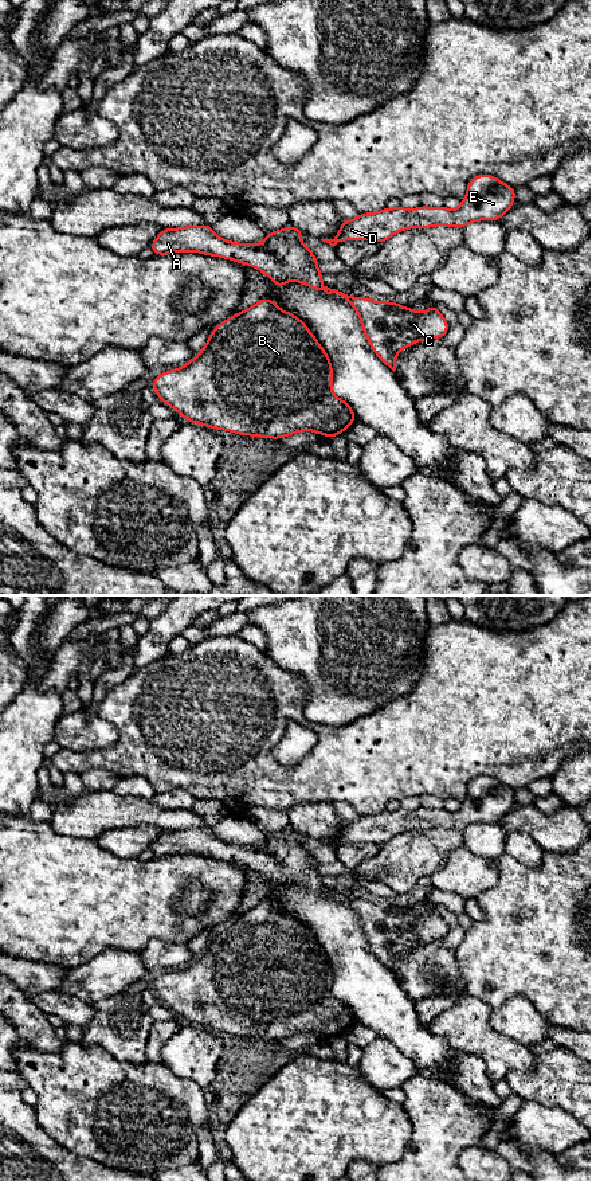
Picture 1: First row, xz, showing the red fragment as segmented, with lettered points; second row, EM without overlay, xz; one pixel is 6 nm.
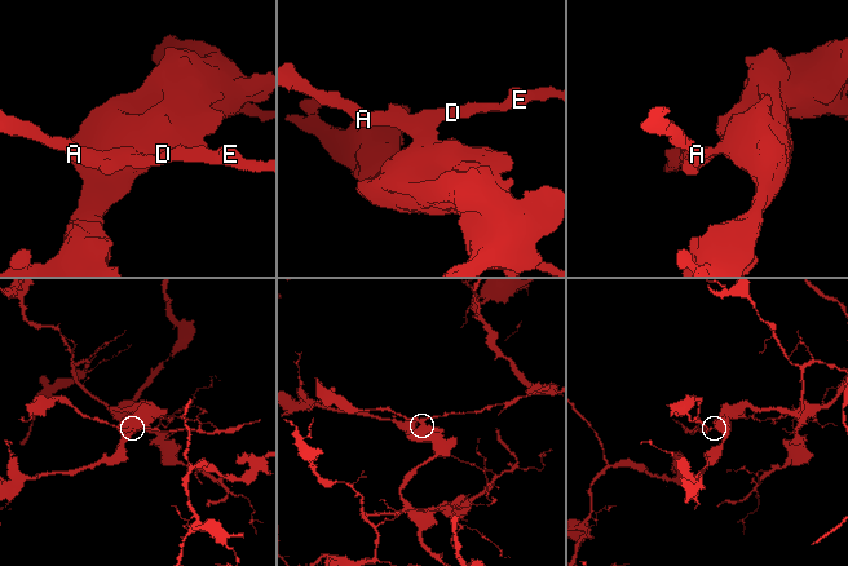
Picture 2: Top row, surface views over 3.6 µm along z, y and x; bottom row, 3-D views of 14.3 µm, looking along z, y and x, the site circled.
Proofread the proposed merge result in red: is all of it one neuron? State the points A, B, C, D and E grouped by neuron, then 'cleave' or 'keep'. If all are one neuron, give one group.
groups A B C D E; keep

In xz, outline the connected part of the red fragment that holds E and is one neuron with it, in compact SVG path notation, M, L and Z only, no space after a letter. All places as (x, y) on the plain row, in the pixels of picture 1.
M478 777L468 783L467 797L458 812L424 809L407 812L383 810L379 814L360 816L352 822L342 822L340 834L333 841L321 841L336 848L342 842L373 842L384 845L393 836L407 830L451 828L463 830L475 822L498 822L514 805L515 791L493 777Z

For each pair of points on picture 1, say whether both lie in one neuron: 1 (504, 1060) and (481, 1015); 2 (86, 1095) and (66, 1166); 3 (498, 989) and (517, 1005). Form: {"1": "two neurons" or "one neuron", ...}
{"1": "one neuron", "2": "two neurons", "3": "two neurons"}

